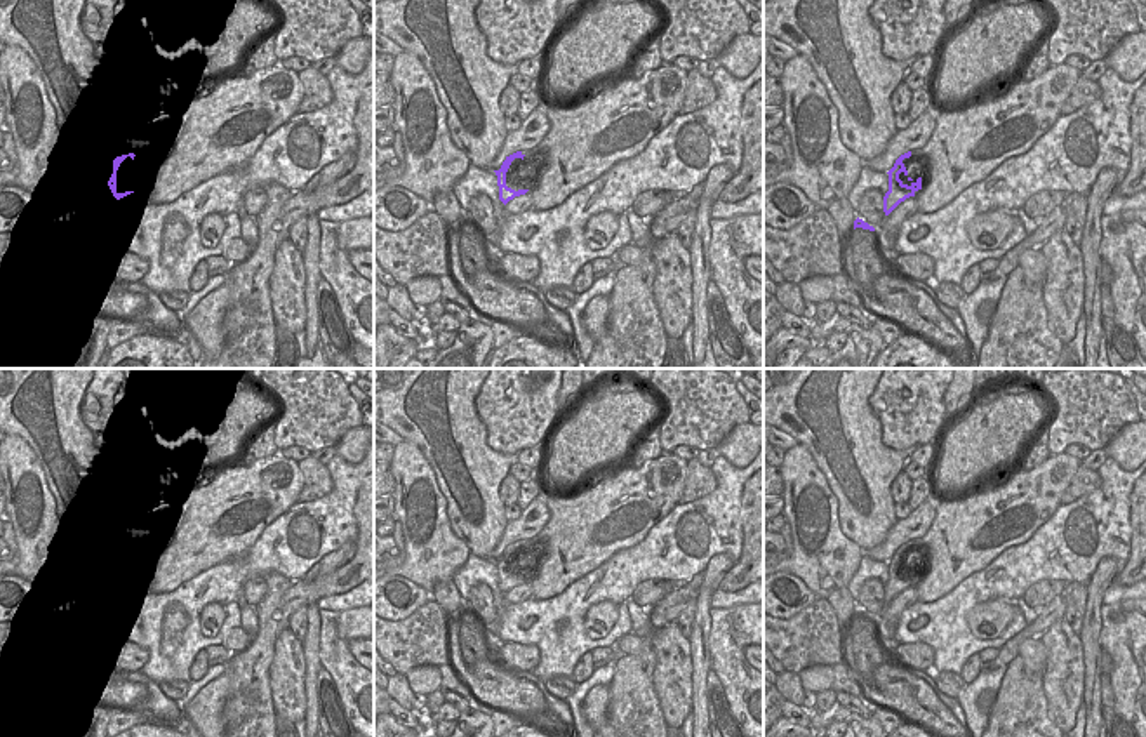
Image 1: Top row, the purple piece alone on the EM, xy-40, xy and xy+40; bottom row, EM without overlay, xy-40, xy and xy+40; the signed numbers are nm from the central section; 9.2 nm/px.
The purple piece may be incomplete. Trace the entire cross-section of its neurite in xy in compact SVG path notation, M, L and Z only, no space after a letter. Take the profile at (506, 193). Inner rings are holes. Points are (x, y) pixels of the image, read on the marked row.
M516 151L503 162L497 176L499 200L506 205L515 196L525 195L534 189L544 172L546 160L536 151L534 155L523 155Z

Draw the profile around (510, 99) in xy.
M508 83L499 97L499 108L504 118L516 115L518 106L520 106L520 92L513 85Z

